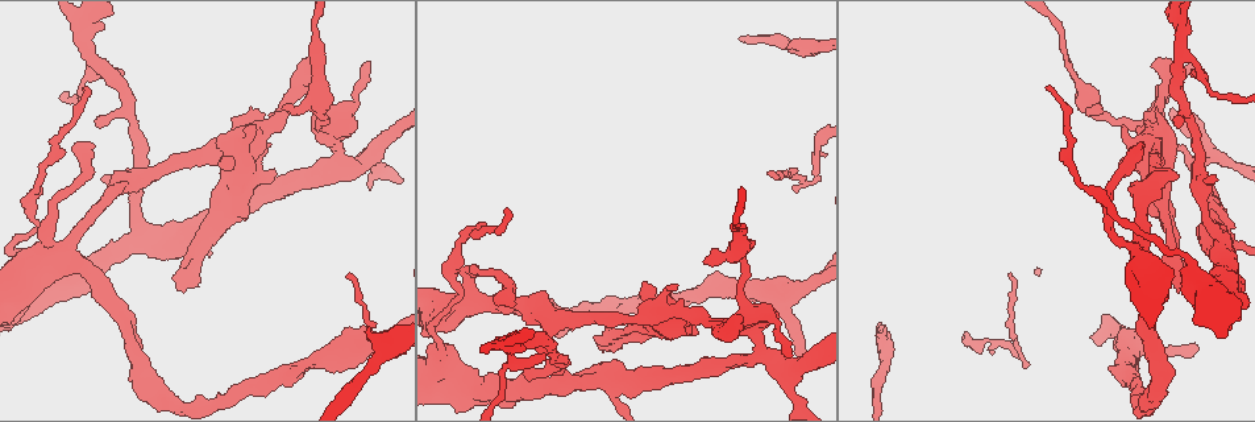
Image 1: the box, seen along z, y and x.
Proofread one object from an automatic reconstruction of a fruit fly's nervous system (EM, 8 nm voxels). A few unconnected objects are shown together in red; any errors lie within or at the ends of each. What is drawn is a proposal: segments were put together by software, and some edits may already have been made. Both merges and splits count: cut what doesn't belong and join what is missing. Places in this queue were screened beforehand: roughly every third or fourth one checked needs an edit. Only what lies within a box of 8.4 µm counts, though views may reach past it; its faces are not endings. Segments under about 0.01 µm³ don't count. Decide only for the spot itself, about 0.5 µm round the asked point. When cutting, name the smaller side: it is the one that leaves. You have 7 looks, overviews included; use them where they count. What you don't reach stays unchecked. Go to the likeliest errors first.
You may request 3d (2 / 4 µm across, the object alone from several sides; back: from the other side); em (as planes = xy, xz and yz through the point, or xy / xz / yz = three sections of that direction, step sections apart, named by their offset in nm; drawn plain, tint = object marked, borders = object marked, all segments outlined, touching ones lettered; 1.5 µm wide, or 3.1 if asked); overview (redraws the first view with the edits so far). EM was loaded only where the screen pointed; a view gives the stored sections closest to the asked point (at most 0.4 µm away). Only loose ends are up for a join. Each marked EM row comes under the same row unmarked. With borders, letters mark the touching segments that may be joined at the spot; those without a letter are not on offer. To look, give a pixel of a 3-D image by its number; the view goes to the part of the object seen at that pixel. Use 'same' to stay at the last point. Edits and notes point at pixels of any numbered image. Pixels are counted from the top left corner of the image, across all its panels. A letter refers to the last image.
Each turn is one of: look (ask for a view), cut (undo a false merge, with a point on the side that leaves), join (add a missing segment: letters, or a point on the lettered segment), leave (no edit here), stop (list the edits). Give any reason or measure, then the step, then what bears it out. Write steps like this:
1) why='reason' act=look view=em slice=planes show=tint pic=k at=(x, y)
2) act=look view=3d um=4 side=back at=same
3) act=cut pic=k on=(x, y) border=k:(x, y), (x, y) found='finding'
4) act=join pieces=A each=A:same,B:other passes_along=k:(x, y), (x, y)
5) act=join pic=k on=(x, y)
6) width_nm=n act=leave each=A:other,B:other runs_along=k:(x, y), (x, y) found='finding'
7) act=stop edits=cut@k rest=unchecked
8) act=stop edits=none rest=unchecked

why='calibre changes' act=look view=3d um=2 pic=1 at=(775, 333)

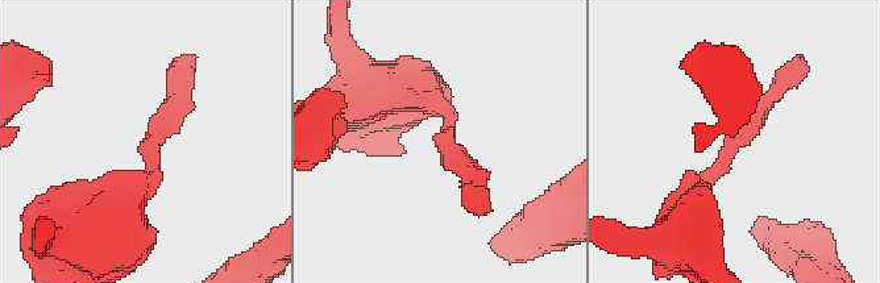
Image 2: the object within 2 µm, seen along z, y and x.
why='now the EM' act=look view=em slice=planes show=borders pic=2 at=(731, 151)

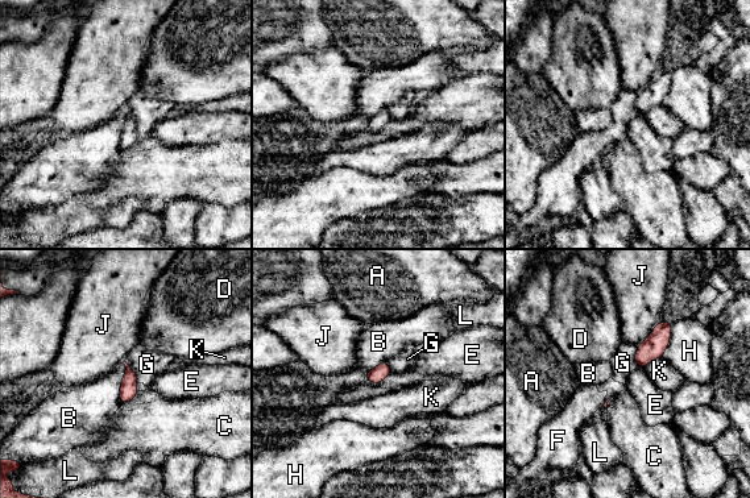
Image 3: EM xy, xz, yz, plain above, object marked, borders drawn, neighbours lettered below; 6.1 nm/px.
longest_contact=B:240nm act=leave each=A:other,B:other,C:other,D:other,E:other,F:other,G:other,H:other,J:other,K:other,L:other border=3:(392, 373), (378, 382), (365, 377) found='all the same neuron'

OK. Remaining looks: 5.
why='an open end' act=look view=em slice=planes show=borders pic=1 at=(766, 171)

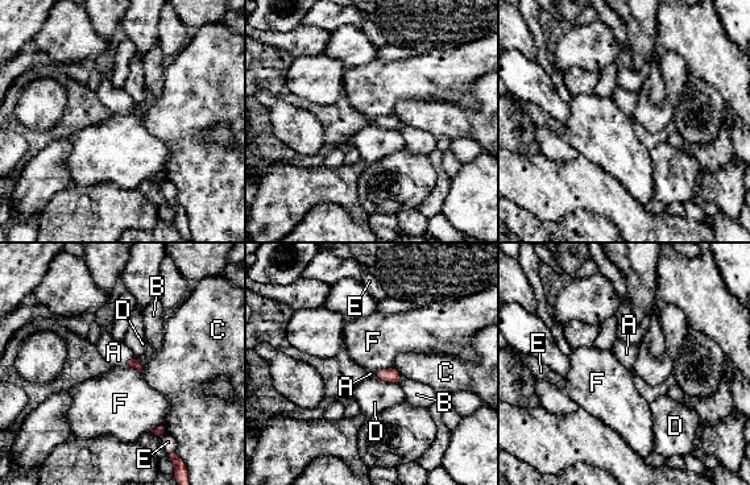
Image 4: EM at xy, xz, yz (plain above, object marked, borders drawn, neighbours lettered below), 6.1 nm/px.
longest_contact=D:180nm act=join pieces=A each=A:same,B:other,C:other,D:other,E:other,F:other passes_along=4:(131, 363), (128, 359), (114, 352) found='it goes on there'

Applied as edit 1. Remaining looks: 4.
why='branch stops here' act=look view=3d um=4 pic=1 at=(1195, 348)

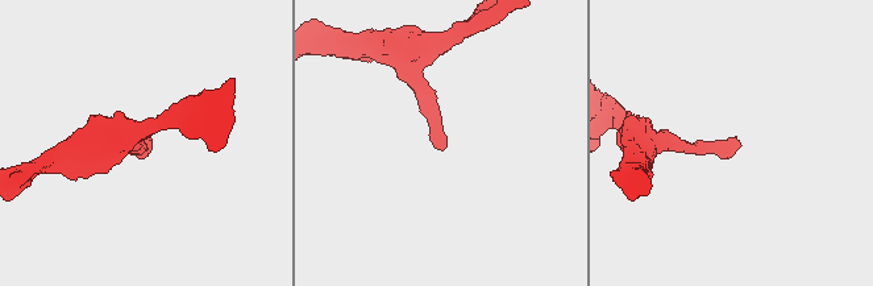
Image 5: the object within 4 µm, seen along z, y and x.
why='need the tissue' act=look view=em slice=planes show=borders pic=5 at=(435, 146)

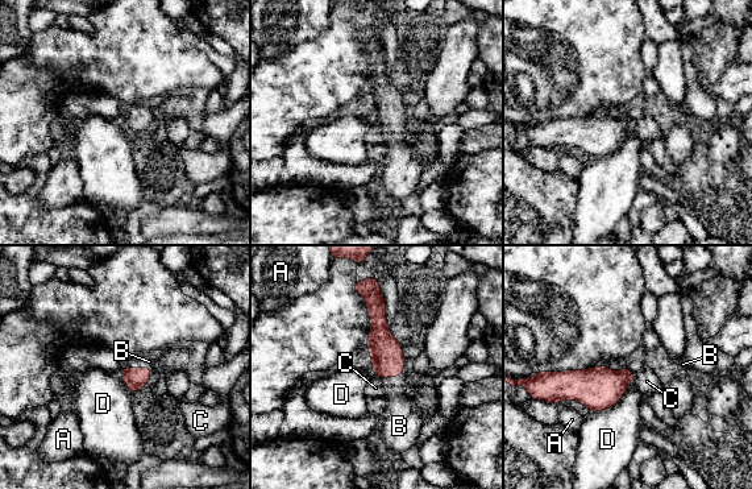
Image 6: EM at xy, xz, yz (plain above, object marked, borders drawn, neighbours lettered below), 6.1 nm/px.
longest_contact=D:340nm act=join pieces=B each=A:other,B:same,C:other,D:other found='it goes on there'

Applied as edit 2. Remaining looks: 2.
act=stop edits=join@4,join@6 rest=unchecked

